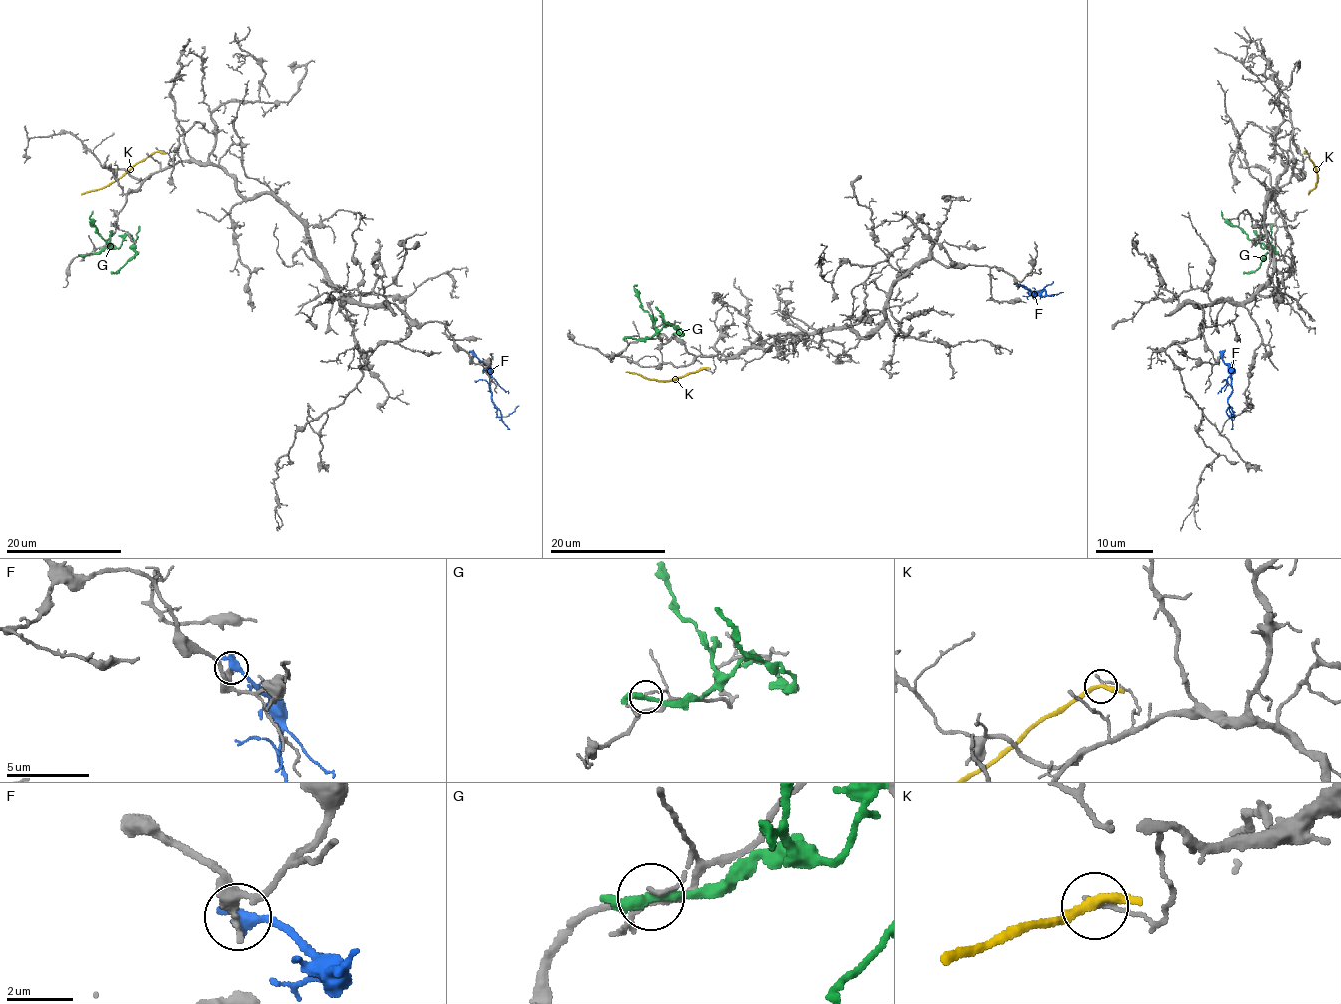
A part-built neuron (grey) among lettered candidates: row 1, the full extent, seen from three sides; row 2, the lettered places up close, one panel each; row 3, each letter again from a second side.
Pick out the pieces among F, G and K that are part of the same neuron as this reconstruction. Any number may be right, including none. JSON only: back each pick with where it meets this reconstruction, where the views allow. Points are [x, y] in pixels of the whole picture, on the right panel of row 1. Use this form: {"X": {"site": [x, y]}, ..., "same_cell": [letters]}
{"same_cell": []}

